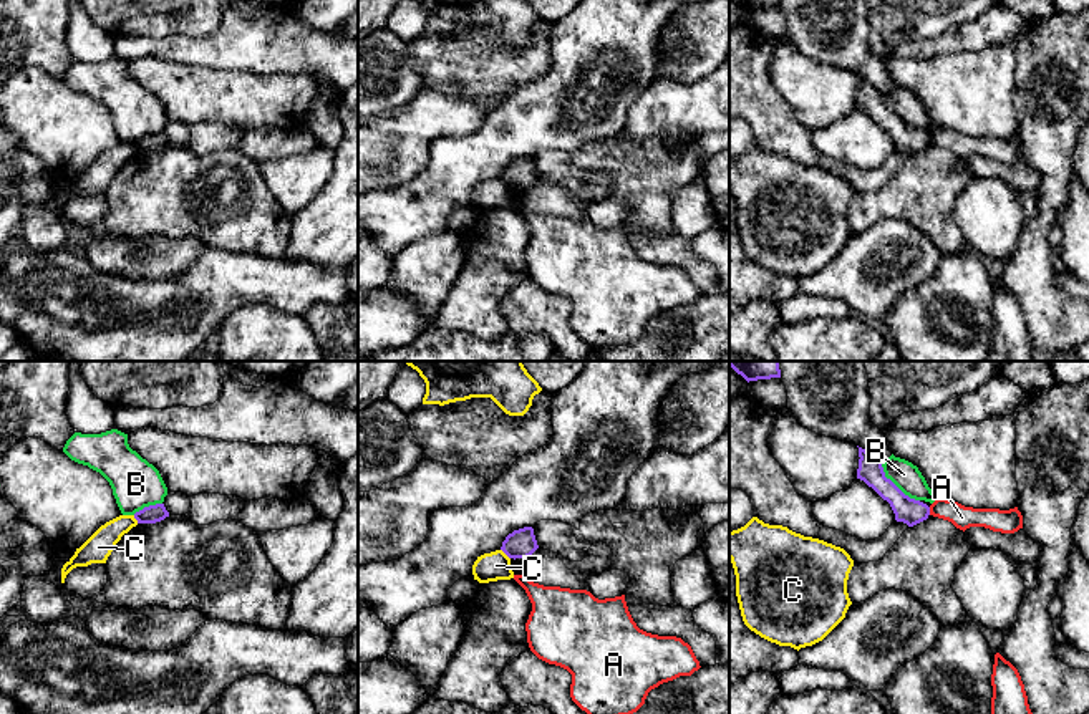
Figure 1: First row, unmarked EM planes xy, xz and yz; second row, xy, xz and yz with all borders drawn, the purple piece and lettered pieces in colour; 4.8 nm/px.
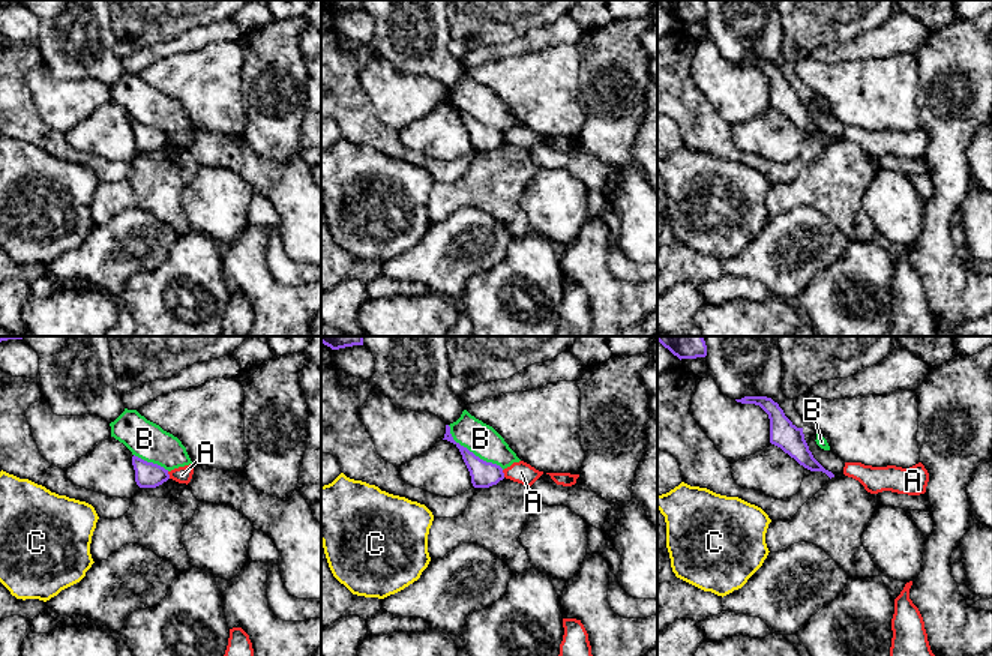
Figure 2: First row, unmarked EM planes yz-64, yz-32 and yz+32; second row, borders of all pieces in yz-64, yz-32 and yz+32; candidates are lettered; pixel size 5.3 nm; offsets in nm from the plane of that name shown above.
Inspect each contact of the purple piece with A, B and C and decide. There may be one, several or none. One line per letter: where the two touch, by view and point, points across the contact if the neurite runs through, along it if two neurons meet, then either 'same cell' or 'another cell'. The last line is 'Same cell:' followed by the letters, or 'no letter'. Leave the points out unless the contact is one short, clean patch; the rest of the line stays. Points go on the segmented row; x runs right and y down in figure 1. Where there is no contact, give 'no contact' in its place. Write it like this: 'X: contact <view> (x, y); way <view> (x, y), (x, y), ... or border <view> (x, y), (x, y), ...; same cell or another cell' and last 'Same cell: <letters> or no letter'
A: contact yz (929, 511); border yz (929, 507), (930, 514); another cell
B: contact yz (894, 484); border yz (880, 463), (885, 476), (905, 494), (919, 501); another cell
C: contact xz (504, 552); border xz (501, 549), (509, 559); another cell
Same cell: no letter

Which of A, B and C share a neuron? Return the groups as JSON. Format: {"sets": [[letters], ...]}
{"sets": [["A"], ["B"], ["C"]]}

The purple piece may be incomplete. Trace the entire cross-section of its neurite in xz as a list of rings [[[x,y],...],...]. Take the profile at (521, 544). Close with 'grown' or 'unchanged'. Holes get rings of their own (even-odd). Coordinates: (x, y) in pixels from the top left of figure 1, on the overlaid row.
[[[524,527],[519,530],[514,530],[506,537],[502,542],[501,550],[509,557],[509,558],[527,558],[530,557],[535,550],[539,548],[534,528],[532,527]]]; unchanged

